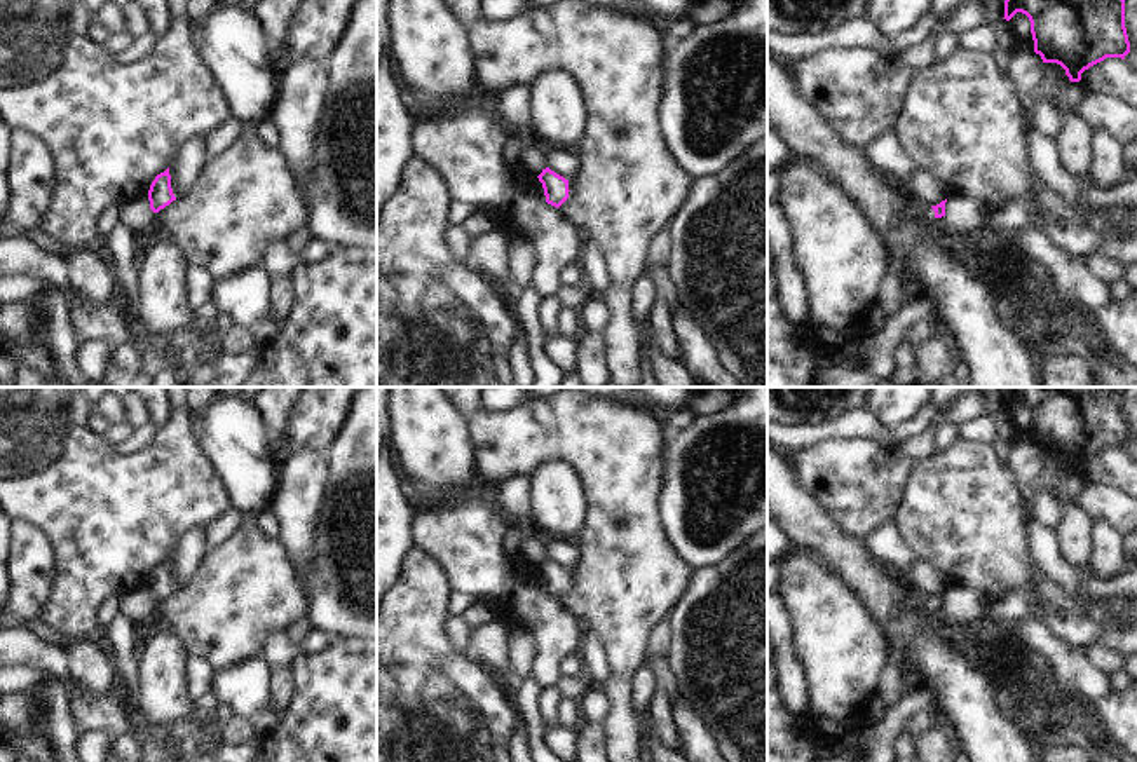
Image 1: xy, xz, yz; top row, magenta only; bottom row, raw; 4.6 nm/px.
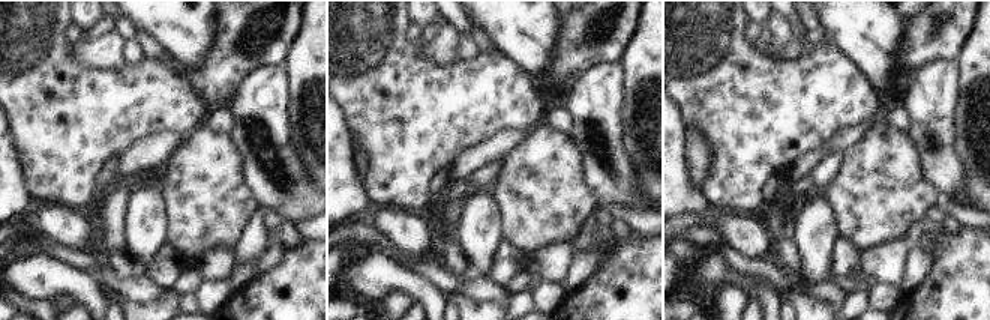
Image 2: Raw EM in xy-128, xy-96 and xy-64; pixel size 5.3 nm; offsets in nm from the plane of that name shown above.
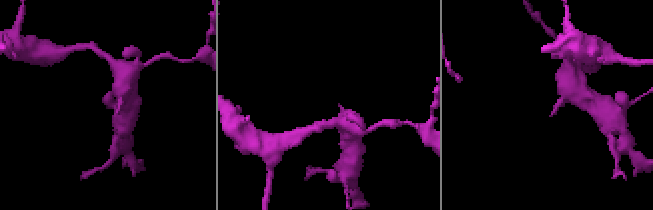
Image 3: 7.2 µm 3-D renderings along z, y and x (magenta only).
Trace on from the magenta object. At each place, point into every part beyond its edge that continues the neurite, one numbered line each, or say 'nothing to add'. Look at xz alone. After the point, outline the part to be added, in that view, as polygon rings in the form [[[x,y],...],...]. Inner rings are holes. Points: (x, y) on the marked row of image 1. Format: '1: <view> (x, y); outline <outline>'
nothing to add

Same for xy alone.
nothing to add

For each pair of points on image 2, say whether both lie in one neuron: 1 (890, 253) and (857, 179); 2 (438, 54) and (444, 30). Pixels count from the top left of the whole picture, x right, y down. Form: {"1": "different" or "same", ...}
{"1": "different", "2": "same"}

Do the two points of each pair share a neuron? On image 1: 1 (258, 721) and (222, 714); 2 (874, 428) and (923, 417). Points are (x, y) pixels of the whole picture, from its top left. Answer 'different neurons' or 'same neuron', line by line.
1: different neurons
2: same neuron

